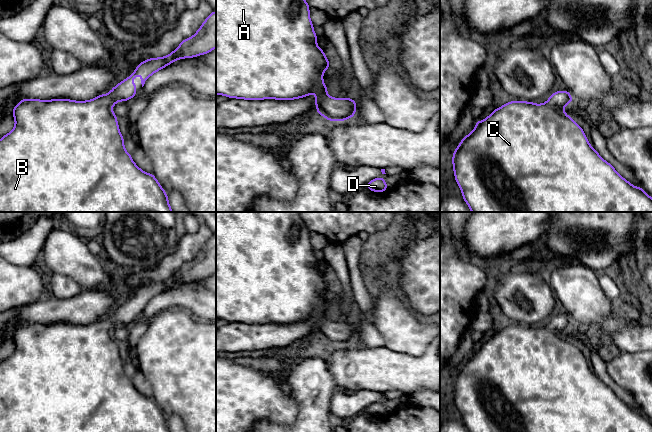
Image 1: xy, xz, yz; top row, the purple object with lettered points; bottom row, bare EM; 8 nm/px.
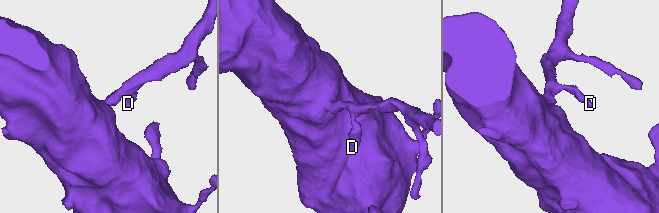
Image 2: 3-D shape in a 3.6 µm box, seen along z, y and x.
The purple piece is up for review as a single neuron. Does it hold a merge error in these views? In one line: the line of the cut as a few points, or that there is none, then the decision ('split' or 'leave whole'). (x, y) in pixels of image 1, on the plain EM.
no cut | leave whole

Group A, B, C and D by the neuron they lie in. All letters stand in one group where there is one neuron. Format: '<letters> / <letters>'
A B C D

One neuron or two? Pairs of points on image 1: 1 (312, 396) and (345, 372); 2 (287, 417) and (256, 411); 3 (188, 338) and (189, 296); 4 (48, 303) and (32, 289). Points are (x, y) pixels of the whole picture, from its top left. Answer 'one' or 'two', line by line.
1: two
2: one
3: two
4: two

